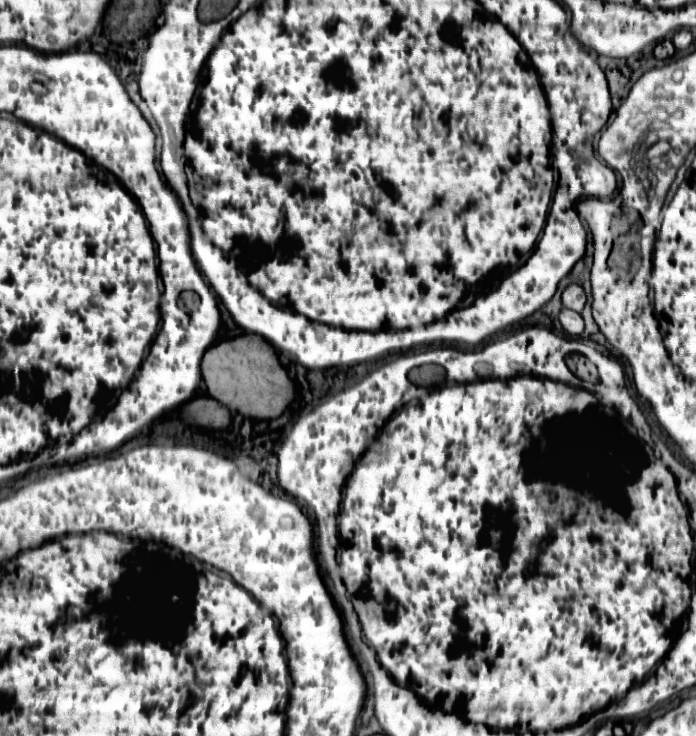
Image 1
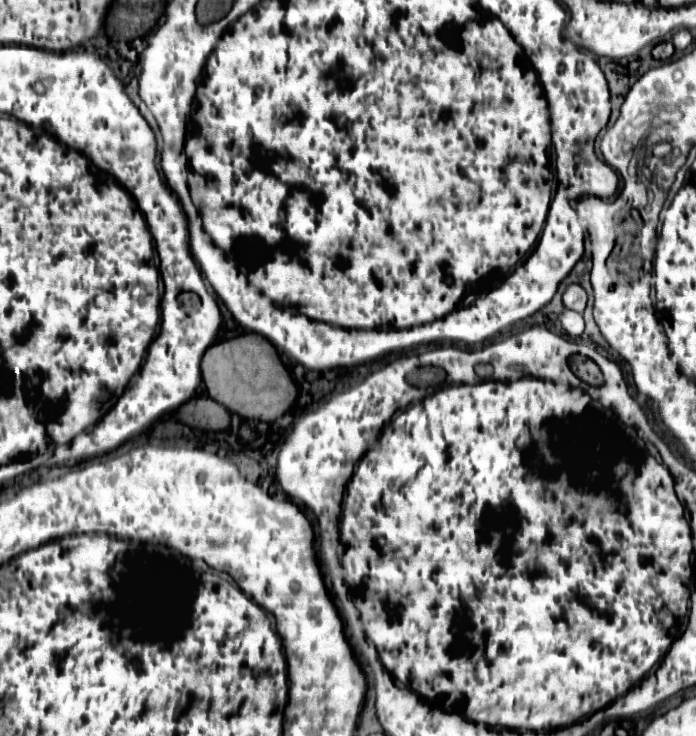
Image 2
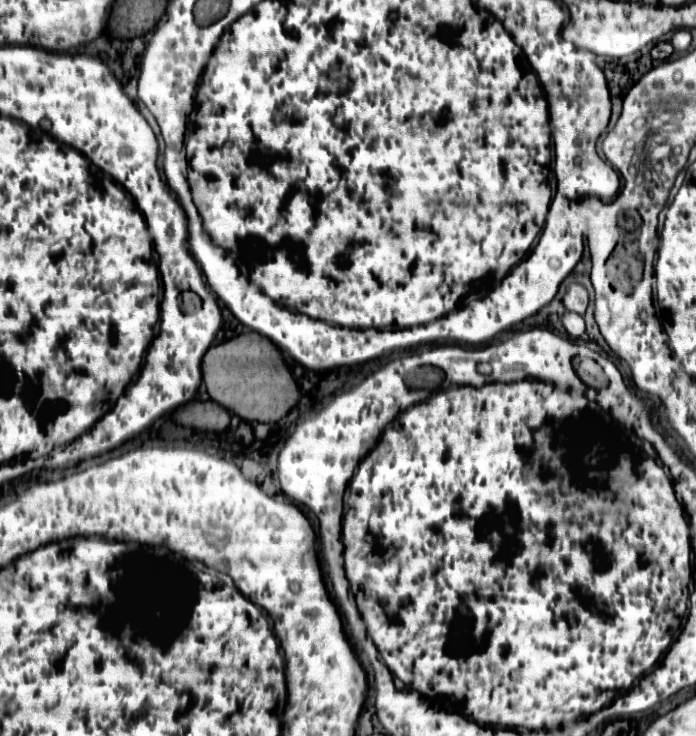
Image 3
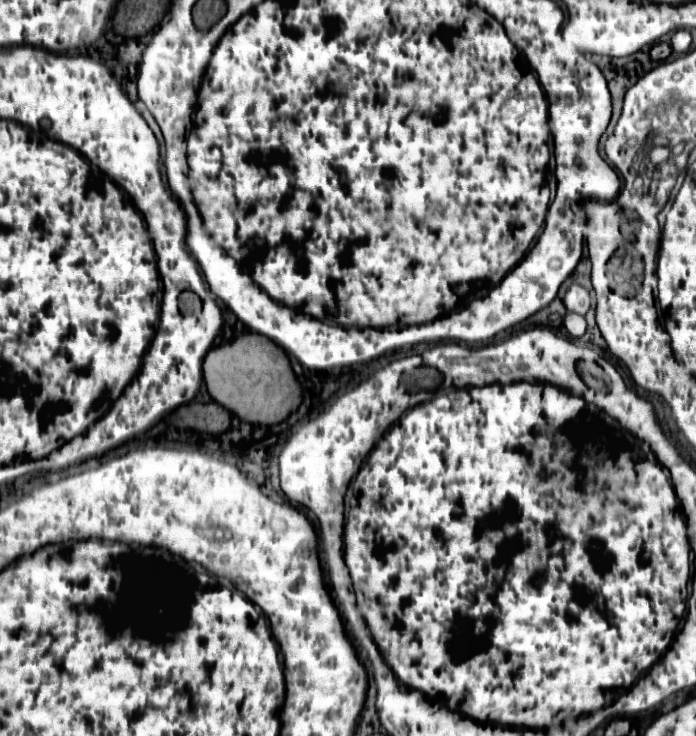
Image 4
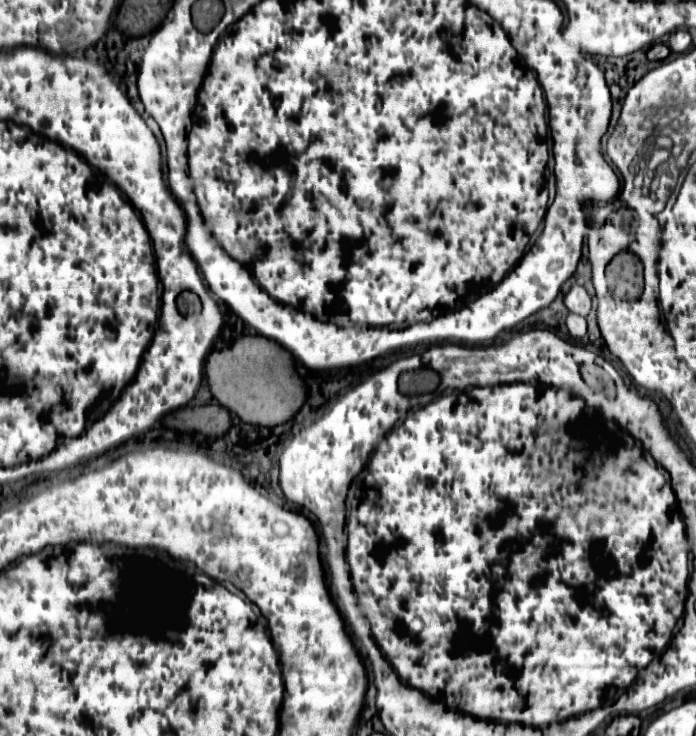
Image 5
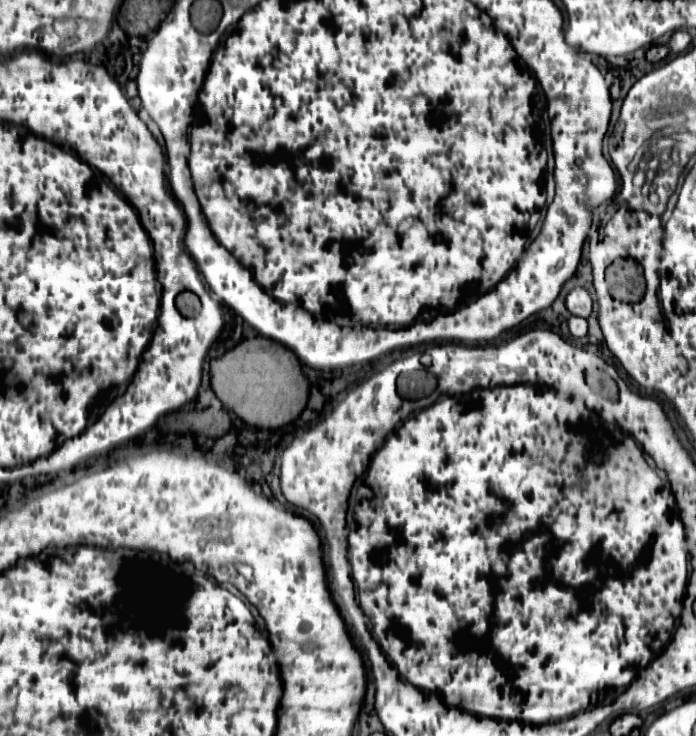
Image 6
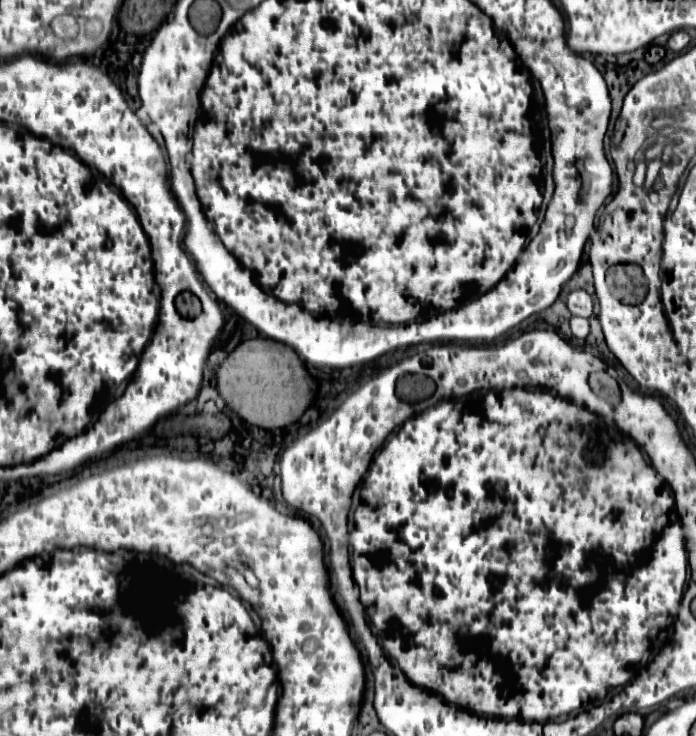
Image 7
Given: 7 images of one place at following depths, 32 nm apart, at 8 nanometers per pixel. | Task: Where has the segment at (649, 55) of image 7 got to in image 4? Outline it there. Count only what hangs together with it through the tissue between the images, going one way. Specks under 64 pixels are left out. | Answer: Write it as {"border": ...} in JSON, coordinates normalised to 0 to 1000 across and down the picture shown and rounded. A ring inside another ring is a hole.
{"border":[[[945,58],[934,68],[932,76],[940,83],[957,82],[966,72],[966,65],[960,58]],[[943,73],[943,76],[940,76]]]}

